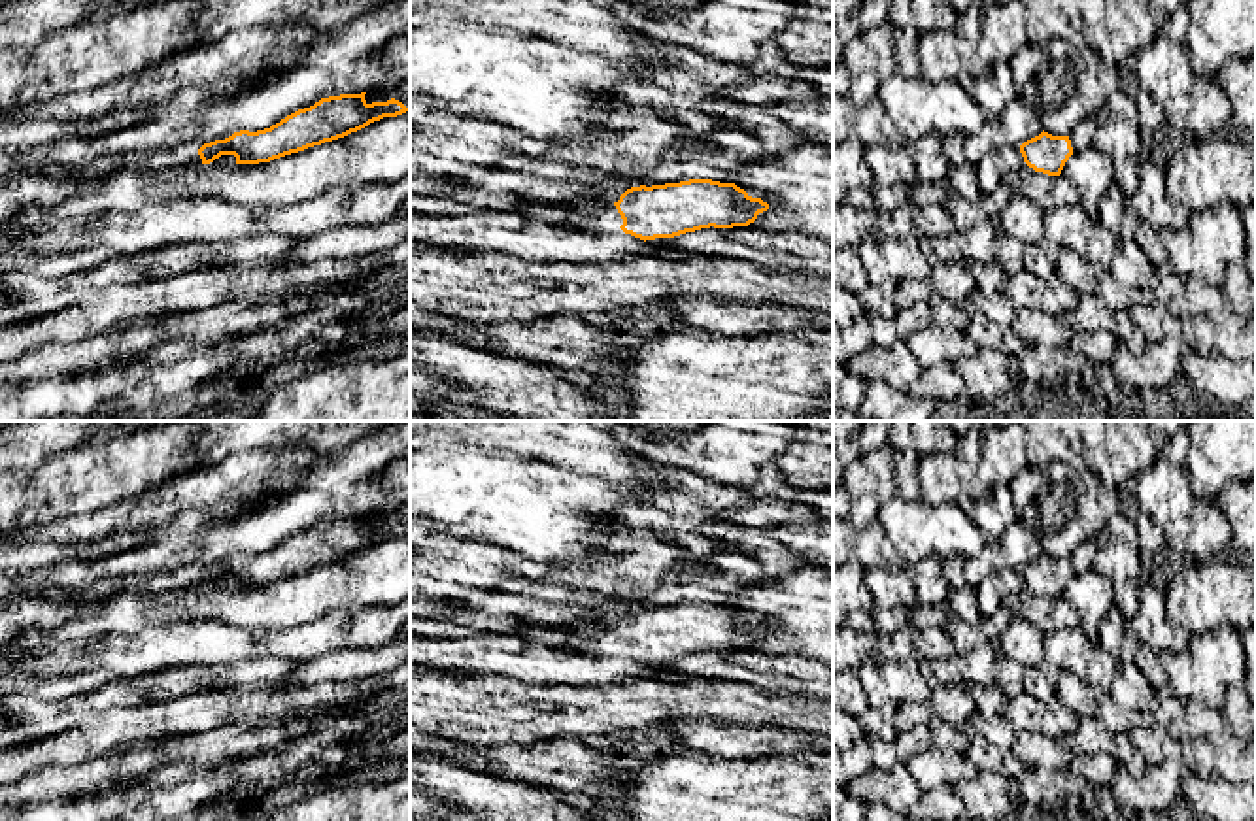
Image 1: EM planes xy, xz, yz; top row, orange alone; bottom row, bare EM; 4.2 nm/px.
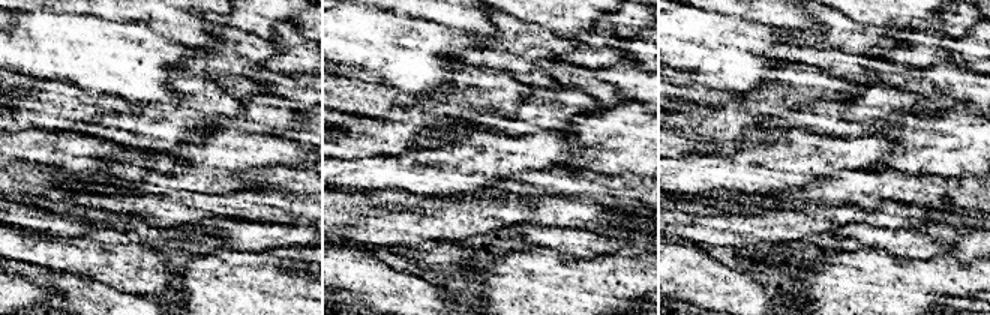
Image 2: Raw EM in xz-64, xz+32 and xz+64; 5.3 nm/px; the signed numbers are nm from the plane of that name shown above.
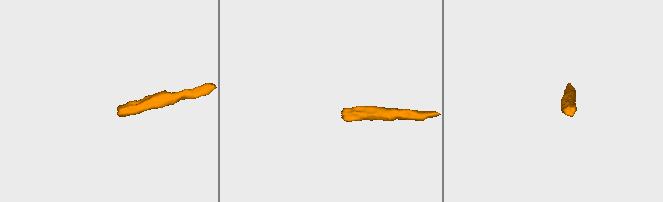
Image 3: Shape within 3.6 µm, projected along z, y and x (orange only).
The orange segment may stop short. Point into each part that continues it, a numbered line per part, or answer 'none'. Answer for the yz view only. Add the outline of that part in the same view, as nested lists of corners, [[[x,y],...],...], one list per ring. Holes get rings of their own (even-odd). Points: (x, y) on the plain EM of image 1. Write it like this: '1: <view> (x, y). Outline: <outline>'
1: yz (1081, 559). Outline: [[[1086,538],[1073,547],[1073,553],[1069,555],[1073,576],[1092,568],[1094,553],[1095,553],[1094,538]]]

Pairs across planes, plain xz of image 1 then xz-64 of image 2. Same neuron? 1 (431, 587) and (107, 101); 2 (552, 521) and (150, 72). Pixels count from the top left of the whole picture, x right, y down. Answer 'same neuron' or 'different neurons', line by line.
1: same neuron
2: same neuron

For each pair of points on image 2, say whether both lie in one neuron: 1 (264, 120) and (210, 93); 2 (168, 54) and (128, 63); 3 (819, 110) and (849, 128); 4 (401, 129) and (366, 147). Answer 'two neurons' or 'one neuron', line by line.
1: two neurons
2: one neuron
3: one neuron
4: one neuron

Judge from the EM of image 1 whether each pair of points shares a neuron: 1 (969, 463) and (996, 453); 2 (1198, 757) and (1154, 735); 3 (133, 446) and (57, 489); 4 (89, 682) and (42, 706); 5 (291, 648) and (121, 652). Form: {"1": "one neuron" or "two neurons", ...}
{"1": "two neurons", "2": "one neuron", "3": "one neuron", "4": "two neurons", "5": "one neuron"}

